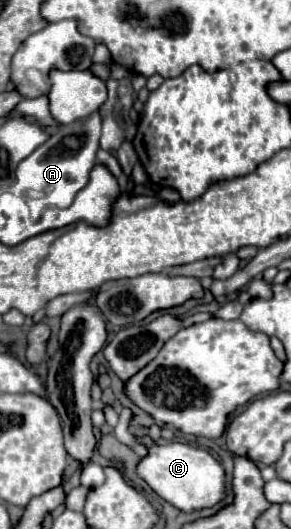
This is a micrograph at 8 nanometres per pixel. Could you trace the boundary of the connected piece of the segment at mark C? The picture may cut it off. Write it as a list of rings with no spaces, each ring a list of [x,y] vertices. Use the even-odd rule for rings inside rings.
[[[153,443],[147,447],[147,455],[139,459],[135,473],[167,503],[181,511],[197,511],[213,507],[225,497],[225,471],[221,463],[207,451],[191,447],[187,443]]]

